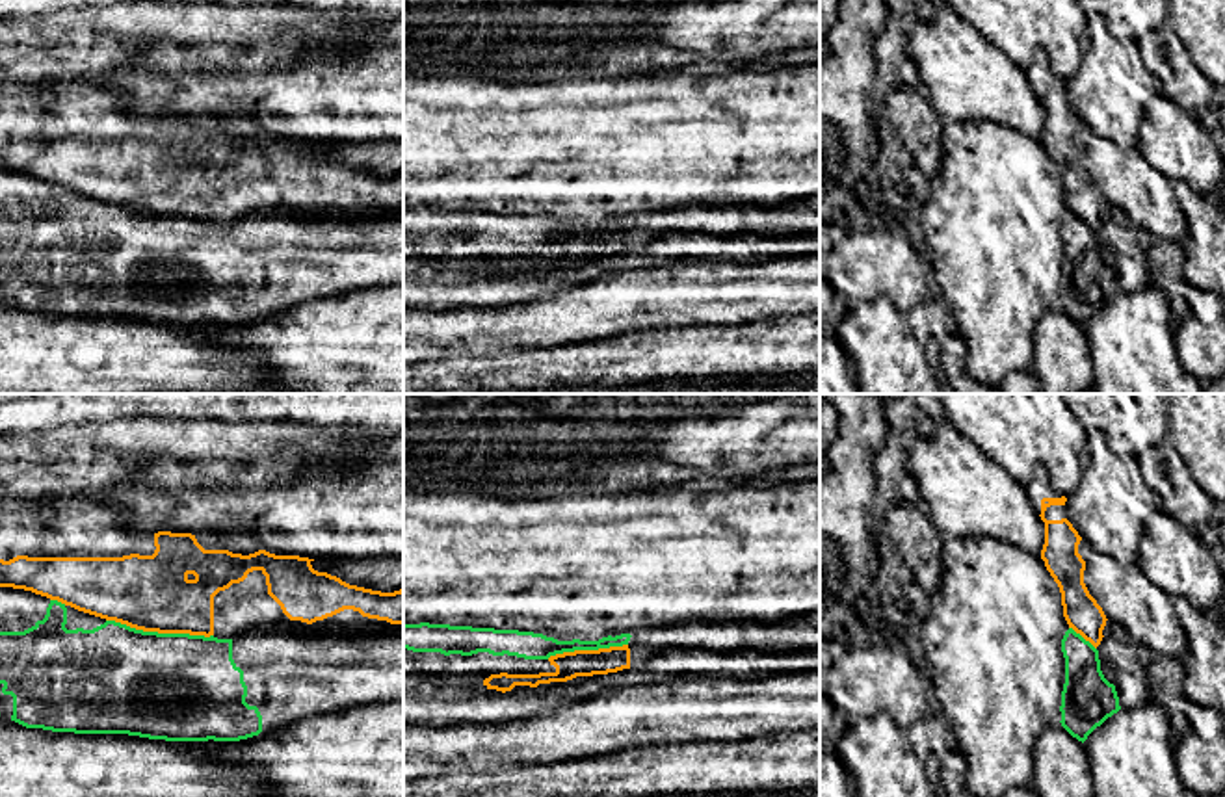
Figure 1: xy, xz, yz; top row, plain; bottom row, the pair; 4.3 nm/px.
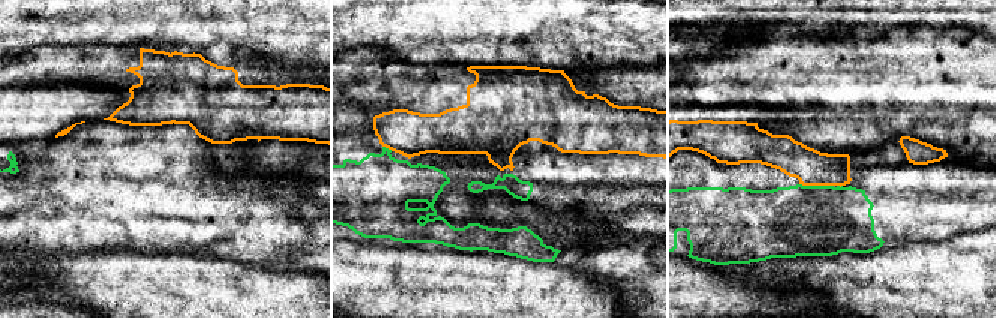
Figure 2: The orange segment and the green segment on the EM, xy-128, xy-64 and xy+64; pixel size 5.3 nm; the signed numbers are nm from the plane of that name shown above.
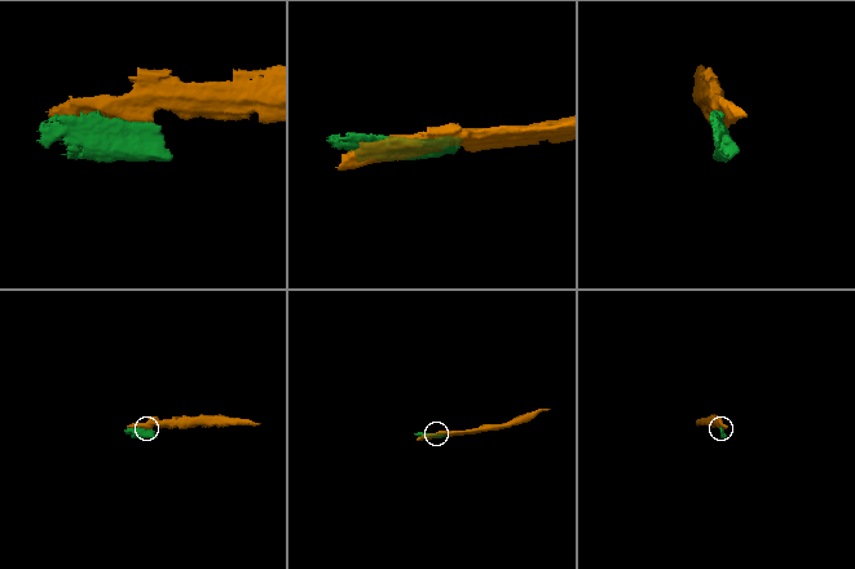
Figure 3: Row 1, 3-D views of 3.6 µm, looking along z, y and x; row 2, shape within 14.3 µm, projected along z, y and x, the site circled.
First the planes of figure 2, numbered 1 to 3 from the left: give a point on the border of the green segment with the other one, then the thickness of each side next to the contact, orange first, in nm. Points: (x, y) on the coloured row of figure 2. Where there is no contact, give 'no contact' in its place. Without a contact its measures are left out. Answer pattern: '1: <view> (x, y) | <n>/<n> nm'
1: no contact
2: xy-64 (387, 147) | 240/360 nm
3: xy+64 (816, 185) | 190/380 nm

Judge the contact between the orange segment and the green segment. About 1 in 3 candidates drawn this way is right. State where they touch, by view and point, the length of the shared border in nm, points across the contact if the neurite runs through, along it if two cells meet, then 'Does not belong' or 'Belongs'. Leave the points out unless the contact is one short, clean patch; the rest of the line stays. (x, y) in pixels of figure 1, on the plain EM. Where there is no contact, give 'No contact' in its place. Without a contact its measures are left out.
Touches orange at xy (160, 216). Shared border 460 nm. Does not belong

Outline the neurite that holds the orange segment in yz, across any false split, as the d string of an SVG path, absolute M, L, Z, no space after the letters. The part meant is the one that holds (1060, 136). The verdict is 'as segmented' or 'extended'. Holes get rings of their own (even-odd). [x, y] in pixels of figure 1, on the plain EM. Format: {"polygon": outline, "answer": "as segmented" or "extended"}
{"polygon": "M1043 82L1041 104L1045 106L1045 128L1041 143L1061 176L1063 201L1076 217L1095 232L1102 225L1106 199L1084 167L1086 145L1078 137L1082 121L1067 102L1047 104L1050 89L1065 89L1067 82Z", "answer": "as segmented"}

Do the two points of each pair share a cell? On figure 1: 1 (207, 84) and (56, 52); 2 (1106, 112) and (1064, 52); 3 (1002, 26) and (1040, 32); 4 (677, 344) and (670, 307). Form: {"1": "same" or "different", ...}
{"1": "different", "2": "different", "3": "same", "4": "different"}

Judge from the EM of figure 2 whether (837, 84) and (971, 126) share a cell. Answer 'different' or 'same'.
different

